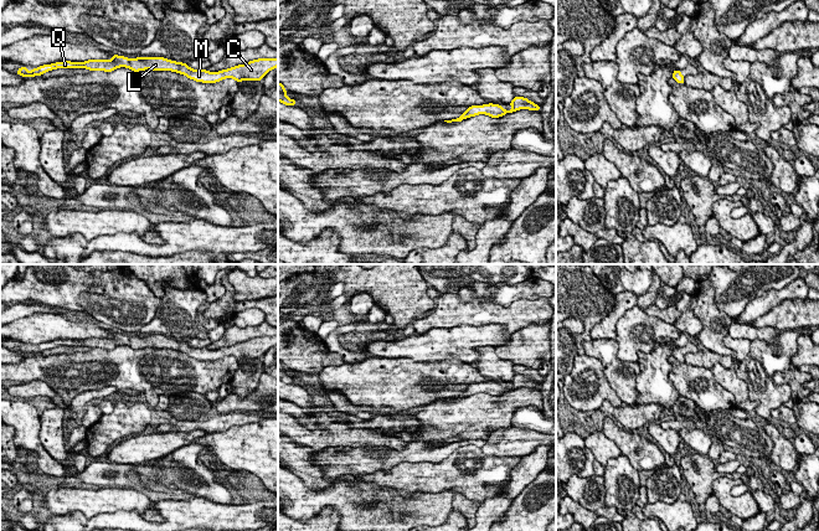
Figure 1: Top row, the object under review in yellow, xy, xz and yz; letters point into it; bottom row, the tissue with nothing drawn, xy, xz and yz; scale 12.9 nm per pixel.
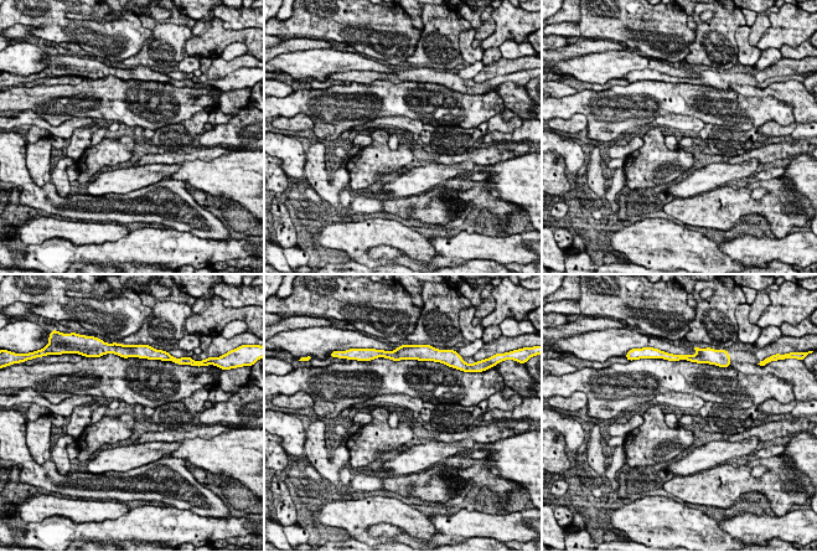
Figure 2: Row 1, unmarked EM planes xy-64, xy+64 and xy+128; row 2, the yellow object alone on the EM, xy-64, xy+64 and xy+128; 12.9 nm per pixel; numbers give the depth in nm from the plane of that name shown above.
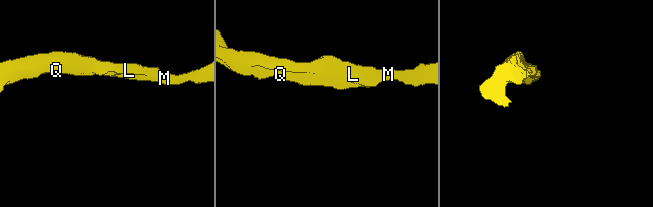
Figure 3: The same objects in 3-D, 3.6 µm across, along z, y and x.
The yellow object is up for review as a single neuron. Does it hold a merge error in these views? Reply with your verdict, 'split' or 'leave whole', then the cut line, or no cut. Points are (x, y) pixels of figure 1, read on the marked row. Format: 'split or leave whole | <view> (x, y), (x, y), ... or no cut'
leave whole | no cut

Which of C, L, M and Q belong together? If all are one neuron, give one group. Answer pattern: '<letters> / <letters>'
C L M Q

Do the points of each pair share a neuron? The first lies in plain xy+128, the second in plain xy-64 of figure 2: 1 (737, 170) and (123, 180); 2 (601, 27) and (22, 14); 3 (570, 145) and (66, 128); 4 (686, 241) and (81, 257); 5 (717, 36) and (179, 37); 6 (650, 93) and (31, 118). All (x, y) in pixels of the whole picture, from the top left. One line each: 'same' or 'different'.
1: same
2: same
3: different
4: different
5: same
6: different

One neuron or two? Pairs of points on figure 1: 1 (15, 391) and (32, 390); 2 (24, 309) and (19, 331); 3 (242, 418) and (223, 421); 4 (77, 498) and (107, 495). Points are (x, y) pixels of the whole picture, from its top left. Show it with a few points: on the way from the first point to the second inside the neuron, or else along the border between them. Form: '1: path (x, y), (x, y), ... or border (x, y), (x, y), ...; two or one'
1: path (19, 391), (29, 390); one
2: border (51, 313), (32, 313), (13, 321); two
3: path (237, 418), (228, 419); one
4: path (85, 498), (99, 498); one

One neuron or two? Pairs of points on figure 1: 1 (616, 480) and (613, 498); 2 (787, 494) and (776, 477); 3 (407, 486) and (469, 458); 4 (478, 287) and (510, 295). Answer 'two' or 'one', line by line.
1: one
2: one
3: one
4: one

